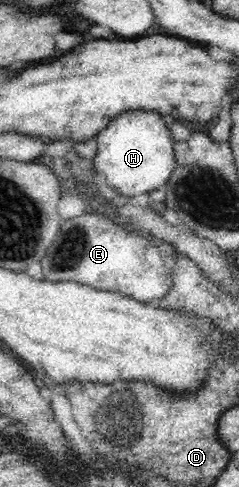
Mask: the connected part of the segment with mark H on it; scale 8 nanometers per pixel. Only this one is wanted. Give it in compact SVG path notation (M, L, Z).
M128 111L97 133L97 153L92 161L92 169L96 169L96 174L104 173L108 186L123 197L148 194L160 185L166 185L166 179L170 177L175 164L174 141L170 129L164 119L154 111Z

